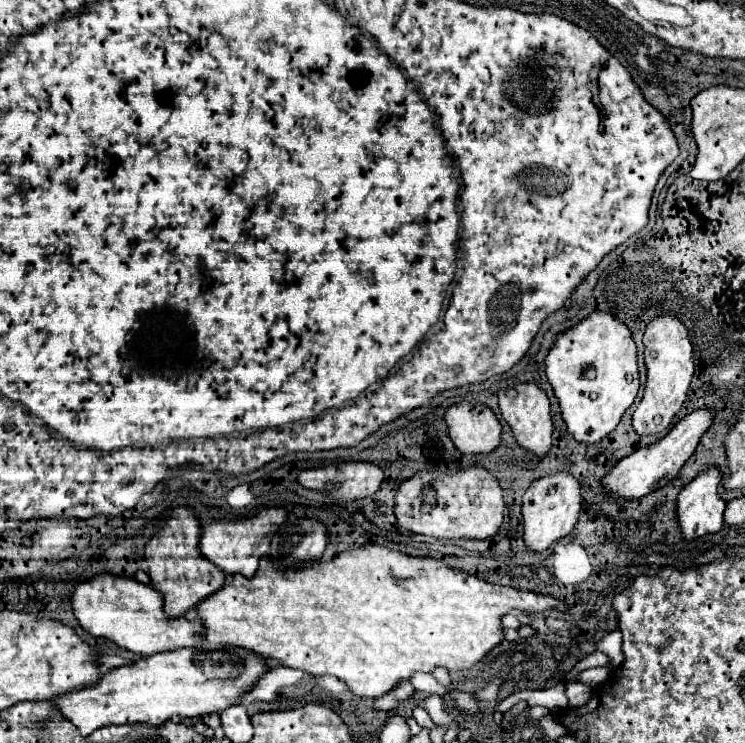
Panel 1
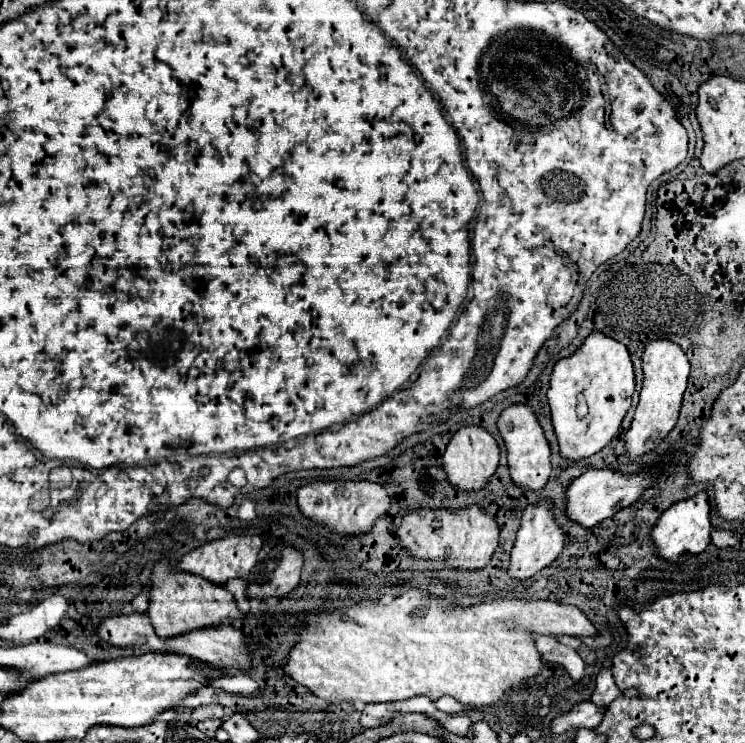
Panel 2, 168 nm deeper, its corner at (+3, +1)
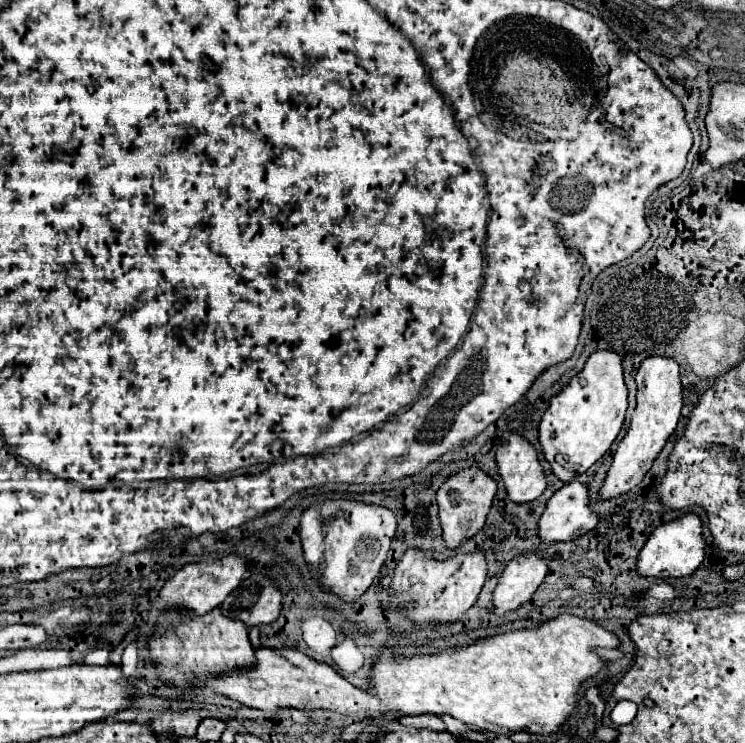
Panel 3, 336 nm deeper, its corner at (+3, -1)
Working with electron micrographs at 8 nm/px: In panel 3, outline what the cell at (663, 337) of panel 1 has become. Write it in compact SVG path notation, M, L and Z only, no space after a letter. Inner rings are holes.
M651 356L647 358L635 380L637 380L637 406L631 416L631 424L627 428L625 438L619 442L611 468L605 476L605 482L599 490L601 500L611 500L617 496L627 494L631 488L635 488L643 476L649 472L653 460L669 440L669 436L675 432L679 414L681 414L681 380L679 380L679 366L671 358L661 358L661 356Z

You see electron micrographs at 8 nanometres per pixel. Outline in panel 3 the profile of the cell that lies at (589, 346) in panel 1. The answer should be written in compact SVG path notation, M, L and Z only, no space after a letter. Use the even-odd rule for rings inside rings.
M597 350L589 356L585 368L569 382L569 386L551 398L551 404L547 412L543 414L543 420L539 424L539 442L545 454L545 460L551 464L551 472L561 482L571 482L575 476L587 472L615 442L623 418L627 410L627 386L623 380L623 366L619 354L611 350Z

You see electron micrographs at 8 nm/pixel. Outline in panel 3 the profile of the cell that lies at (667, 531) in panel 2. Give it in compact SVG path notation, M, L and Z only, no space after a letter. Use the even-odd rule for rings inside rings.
M685 514L685 516L653 530L647 544L639 552L637 574L639 576L655 576L655 578L691 576L703 562L703 554L705 554L703 550L705 550L705 540L701 534L701 520L695 514Z

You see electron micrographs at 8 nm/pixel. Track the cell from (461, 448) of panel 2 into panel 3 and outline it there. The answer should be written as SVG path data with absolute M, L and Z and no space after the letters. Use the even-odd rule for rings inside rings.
M465 468L459 474L451 476L437 492L437 504L439 504L439 520L443 530L443 542L449 550L459 548L459 544L471 540L481 532L485 526L485 518L489 514L493 496L497 492L497 484L493 478L489 478L479 468Z

